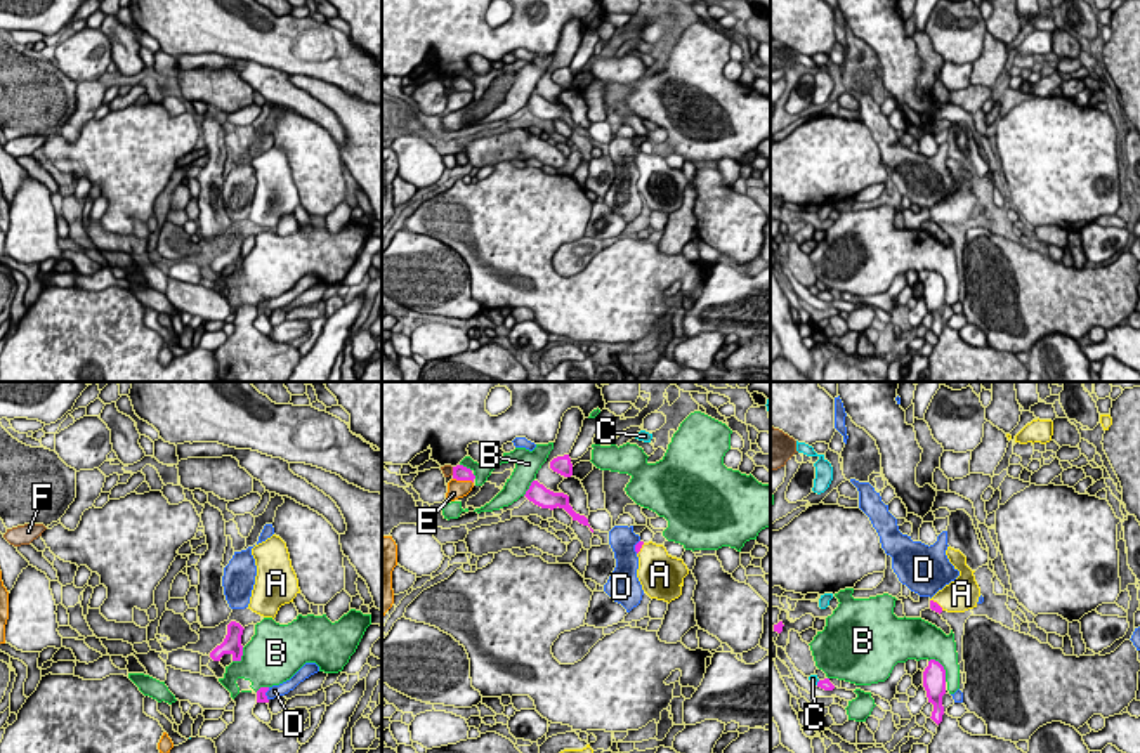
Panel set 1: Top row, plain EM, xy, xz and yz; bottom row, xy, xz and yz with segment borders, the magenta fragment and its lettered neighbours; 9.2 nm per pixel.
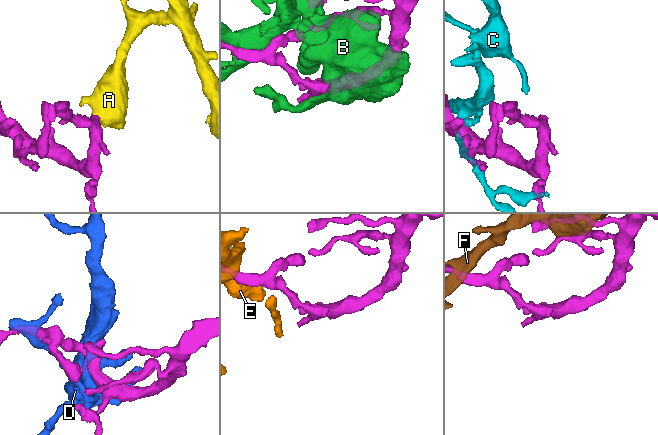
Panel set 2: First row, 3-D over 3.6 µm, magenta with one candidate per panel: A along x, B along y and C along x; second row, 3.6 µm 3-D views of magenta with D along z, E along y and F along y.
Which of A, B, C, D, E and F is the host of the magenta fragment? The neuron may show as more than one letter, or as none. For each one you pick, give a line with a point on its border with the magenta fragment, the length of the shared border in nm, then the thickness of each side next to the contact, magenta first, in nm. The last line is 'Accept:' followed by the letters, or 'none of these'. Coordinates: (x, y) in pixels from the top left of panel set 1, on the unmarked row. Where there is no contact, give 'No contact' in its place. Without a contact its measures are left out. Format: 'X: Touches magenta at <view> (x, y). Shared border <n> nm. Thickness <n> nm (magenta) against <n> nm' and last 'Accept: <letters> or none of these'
A: Touches magenta at yz (937, 216). Shared border 160 nm. Thickness 90 nm (magenta) against 300 nm
Accept: A

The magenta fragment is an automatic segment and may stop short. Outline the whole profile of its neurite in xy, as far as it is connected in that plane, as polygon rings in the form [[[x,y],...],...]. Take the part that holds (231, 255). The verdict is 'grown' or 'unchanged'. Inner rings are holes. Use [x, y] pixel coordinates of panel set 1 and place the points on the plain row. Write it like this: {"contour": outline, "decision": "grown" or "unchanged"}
{"contour": [[[231,232],[227,236],[227,246],[220,257],[217,257],[212,264],[210,269],[213,272],[220,272],[224,265],[231,265],[233,272],[241,272],[243,267],[243,257],[241,257],[241,246],[243,246],[243,238],[236,232]]], "decision": "unchanged"}

